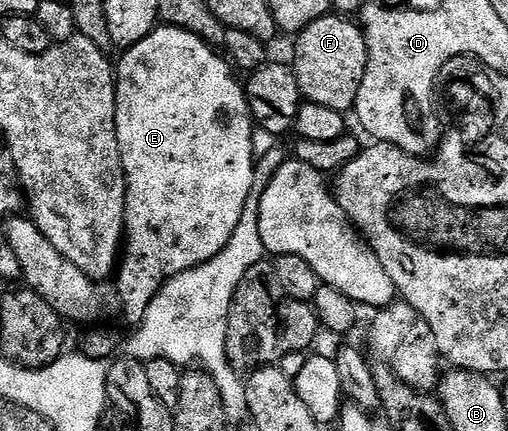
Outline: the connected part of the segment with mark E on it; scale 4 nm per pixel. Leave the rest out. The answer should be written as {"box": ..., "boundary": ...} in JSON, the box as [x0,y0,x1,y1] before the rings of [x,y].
{"box":[115,25,255,324],"boundary":[[[158,25],[139,44],[128,47],[115,66],[117,80],[117,103],[115,104],[115,128],[119,140],[121,163],[125,173],[125,233],[123,235],[123,257],[115,270],[115,285],[121,297],[124,317],[129,317],[133,324],[140,323],[145,309],[151,300],[161,291],[161,285],[179,272],[187,272],[215,256],[231,240],[231,232],[239,225],[239,216],[253,191],[253,171],[255,159],[252,154],[252,132],[255,127],[253,115],[249,113],[249,99],[245,97],[244,85],[239,81],[234,67],[218,51],[191,32],[178,26]]]}

